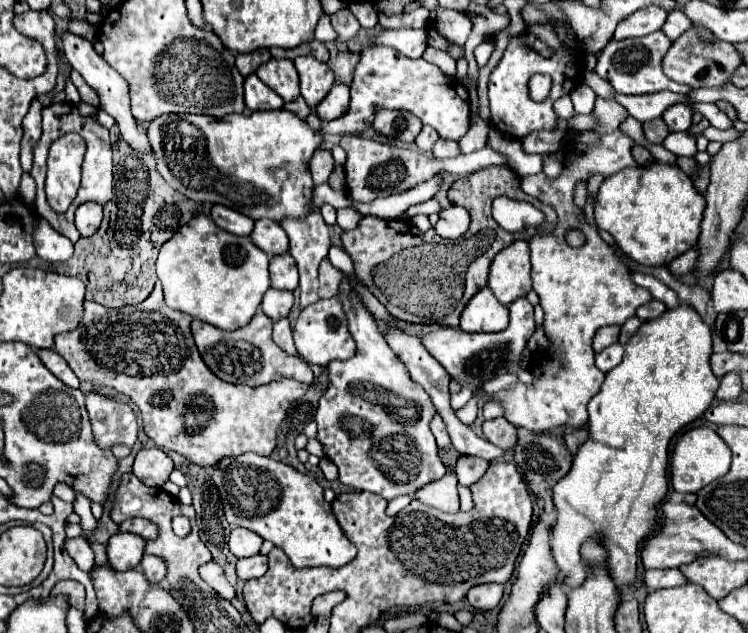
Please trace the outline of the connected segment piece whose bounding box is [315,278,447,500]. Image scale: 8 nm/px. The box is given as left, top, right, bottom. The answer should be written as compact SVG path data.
M347 278L339 286L339 302L343 304L347 326L357 344L357 352L345 362L335 360L329 364L329 386L321 396L315 412L315 422L319 426L317 440L323 446L325 458L339 468L339 478L345 486L361 492L379 494L385 500L393 500L401 494L411 496L425 484L443 478L447 472L437 456L435 436L429 430L429 422L435 416L435 406L429 394L417 382L411 380L409 372L405 370L405 364L387 346L373 314L353 294L353 286Z

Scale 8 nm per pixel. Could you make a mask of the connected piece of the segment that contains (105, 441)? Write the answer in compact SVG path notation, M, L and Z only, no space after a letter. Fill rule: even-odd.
M87 392L87 412L93 424L95 442L103 448L115 444L133 446L137 440L137 414L129 404L99 392Z

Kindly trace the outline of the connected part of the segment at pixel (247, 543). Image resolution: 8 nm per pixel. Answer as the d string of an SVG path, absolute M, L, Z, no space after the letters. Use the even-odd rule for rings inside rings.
M233 528L227 544L229 544L229 550L237 558L249 558L249 556L259 554L263 540L255 532L249 532L245 528Z

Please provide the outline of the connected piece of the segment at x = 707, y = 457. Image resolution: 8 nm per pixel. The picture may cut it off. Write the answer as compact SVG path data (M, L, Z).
M699 426L693 430L687 430L679 440L675 442L673 454L671 454L671 484L677 492L699 492L713 480L725 476L731 466L731 450L729 446L719 438L715 430L709 426Z

